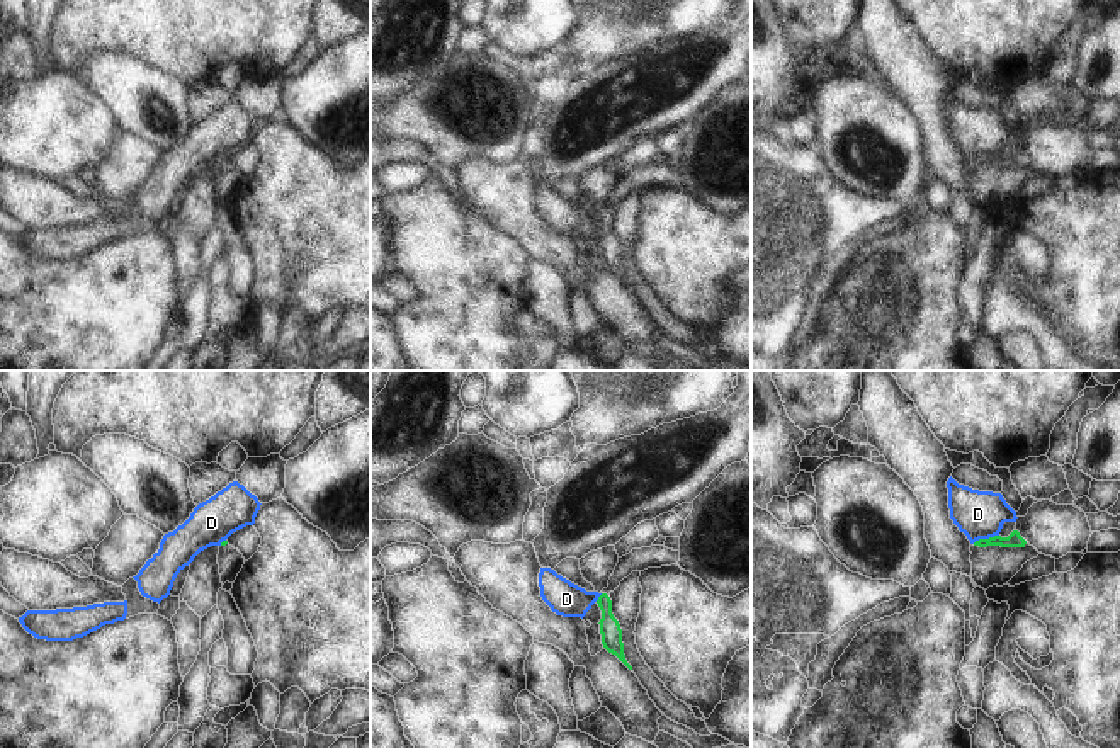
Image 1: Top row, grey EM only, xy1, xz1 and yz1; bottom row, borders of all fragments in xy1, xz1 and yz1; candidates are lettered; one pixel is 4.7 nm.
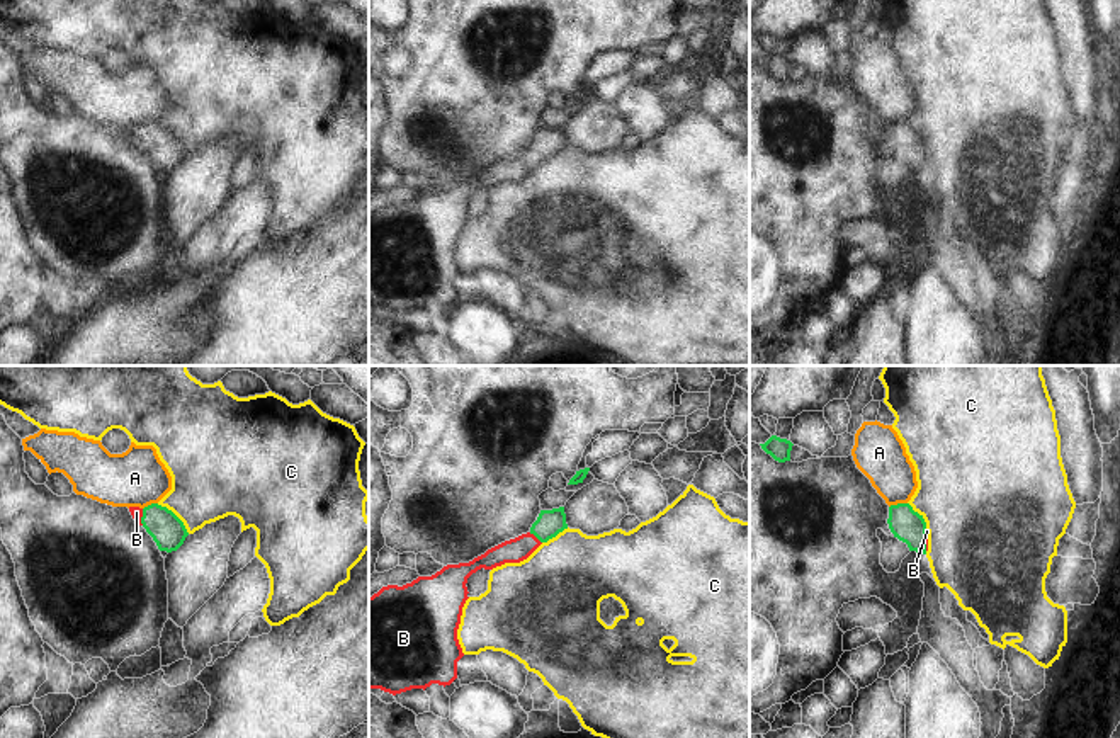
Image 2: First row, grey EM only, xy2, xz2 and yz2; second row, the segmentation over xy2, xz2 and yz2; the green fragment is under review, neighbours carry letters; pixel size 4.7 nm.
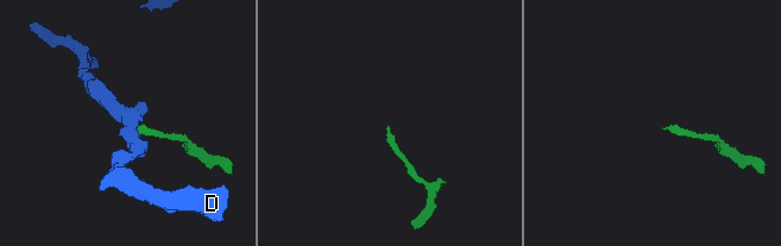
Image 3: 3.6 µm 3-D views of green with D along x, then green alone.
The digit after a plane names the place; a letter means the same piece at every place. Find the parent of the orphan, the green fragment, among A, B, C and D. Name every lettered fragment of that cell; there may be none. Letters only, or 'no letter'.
B

